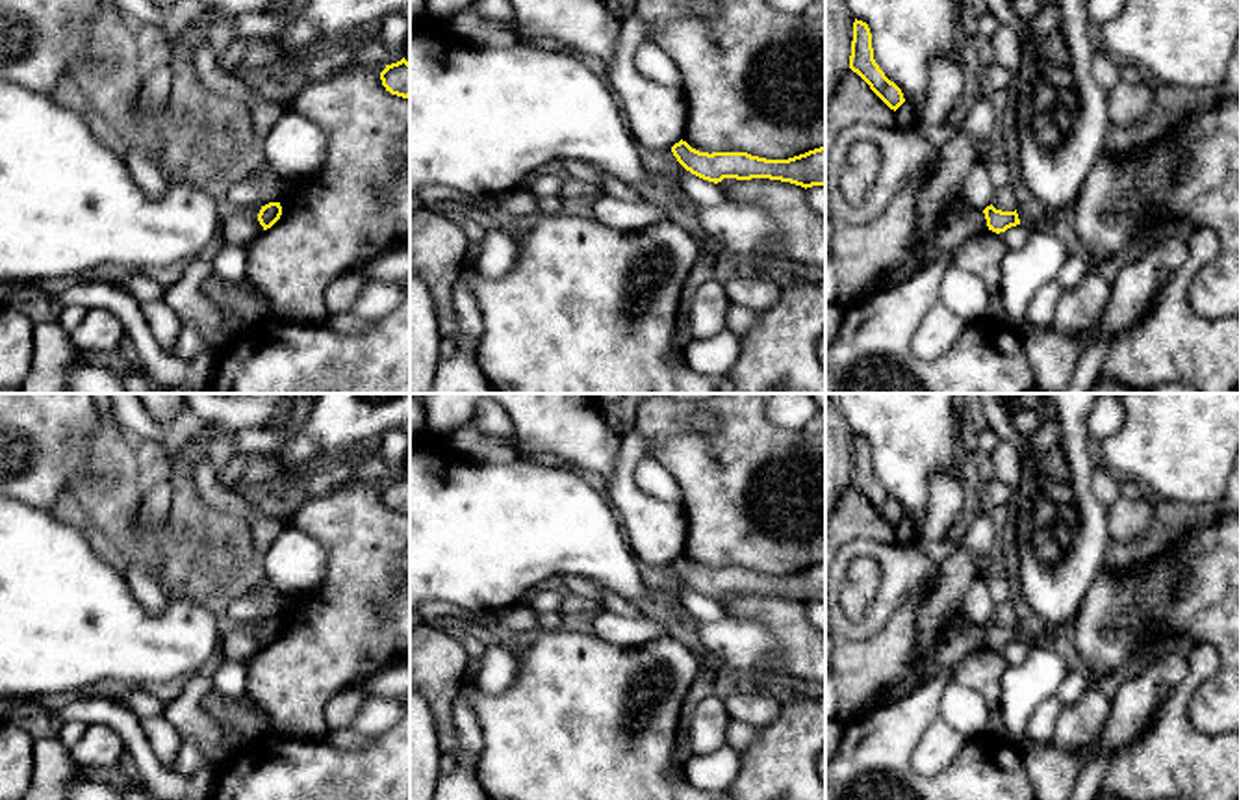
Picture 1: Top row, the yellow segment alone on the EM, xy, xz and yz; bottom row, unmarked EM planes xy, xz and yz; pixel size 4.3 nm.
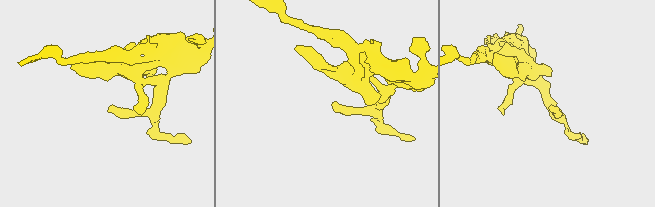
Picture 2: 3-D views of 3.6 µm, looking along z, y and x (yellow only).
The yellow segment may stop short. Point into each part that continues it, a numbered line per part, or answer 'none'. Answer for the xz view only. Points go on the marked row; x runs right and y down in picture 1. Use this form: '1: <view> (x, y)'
none

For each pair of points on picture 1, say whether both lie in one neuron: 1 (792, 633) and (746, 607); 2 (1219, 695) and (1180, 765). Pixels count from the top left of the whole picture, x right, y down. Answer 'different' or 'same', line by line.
1: same
2: different

